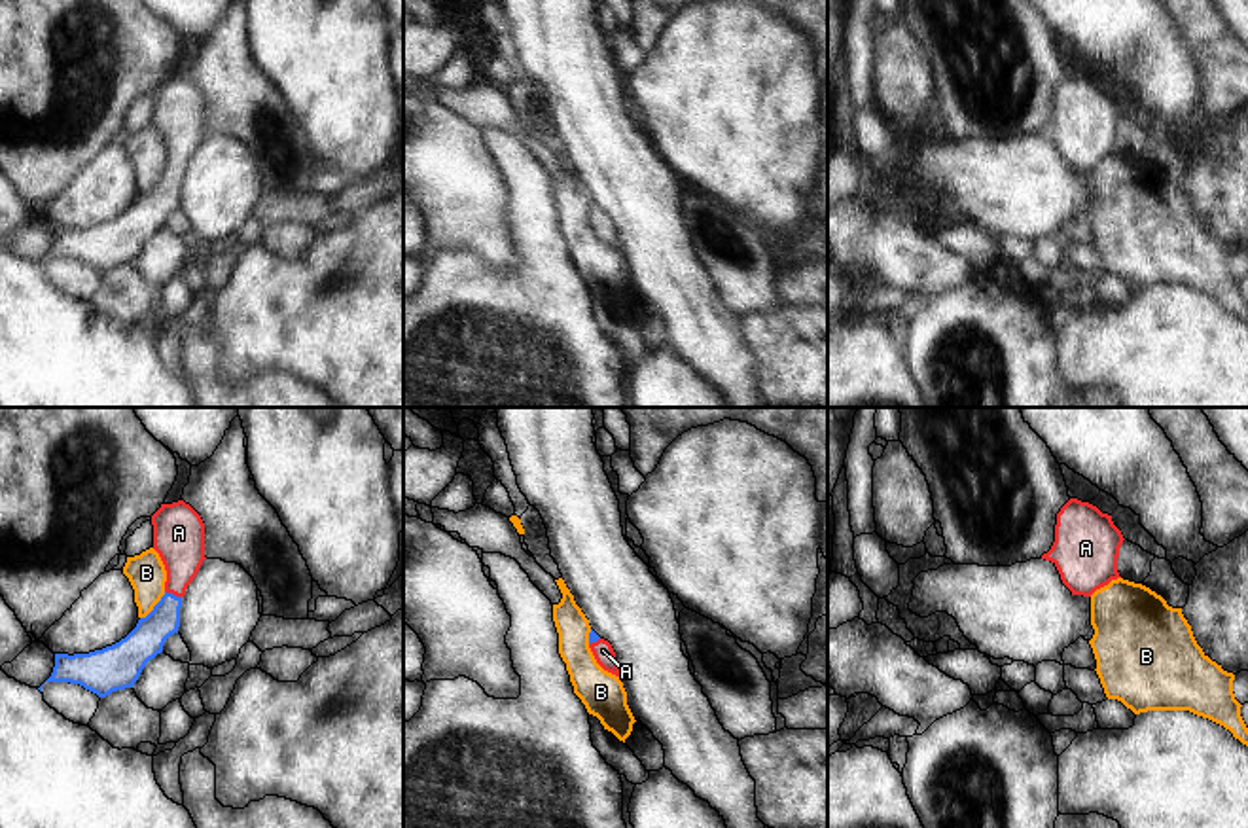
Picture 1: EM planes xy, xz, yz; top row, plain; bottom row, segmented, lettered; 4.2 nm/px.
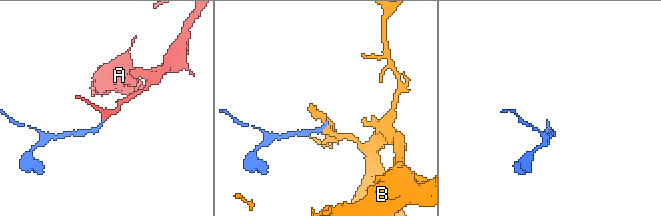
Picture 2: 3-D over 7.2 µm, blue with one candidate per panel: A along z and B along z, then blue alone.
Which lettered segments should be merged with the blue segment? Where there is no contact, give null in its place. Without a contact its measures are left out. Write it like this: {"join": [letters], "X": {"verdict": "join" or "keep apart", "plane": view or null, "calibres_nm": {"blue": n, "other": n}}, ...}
{"join": ["A"], "A": {"verdict": "join", "plane": "xy", "calibres_nm": {"blue": 150, "other": 220}}, "B": {"verdict": "keep apart", "plane": "xy", "calibres_nm": {"blue": 160, "other": 160}}}

